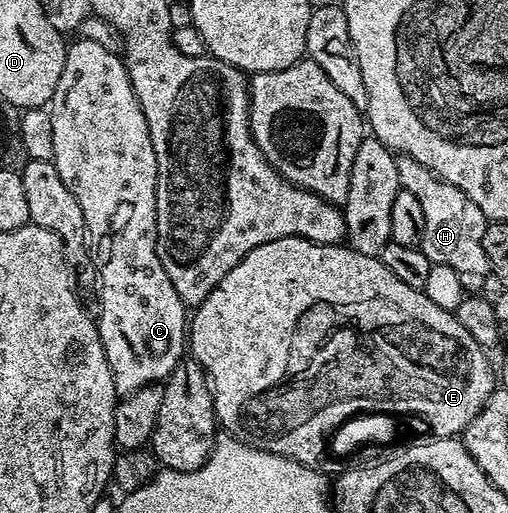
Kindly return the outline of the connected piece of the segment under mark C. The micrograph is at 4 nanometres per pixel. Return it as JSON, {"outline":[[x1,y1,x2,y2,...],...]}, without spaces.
{"outline":[[84,39,70,44,65,51,63,75,59,75,59,87,55,87,55,95,48,106,51,115,51,132,55,134,55,155,53,165,59,171,59,179,67,183,67,191,79,199,79,207,83,207,83,219,91,242,91,265,97,268,97,285,101,288,101,314,95,320,99,339,103,343,103,351,107,355,107,363,111,367,113,382,118,394,128,395,139,391,145,385,164,382,173,374,173,369,187,353,187,307,179,299,179,293,163,271,163,263,159,263,157,254,157,164,155,163,155,147,151,147,151,135,147,131,147,119,143,119,143,111,139,107,139,99,131,87,131,79,125,70,125,62,117,53,107,51,103,43,95,43]]}

